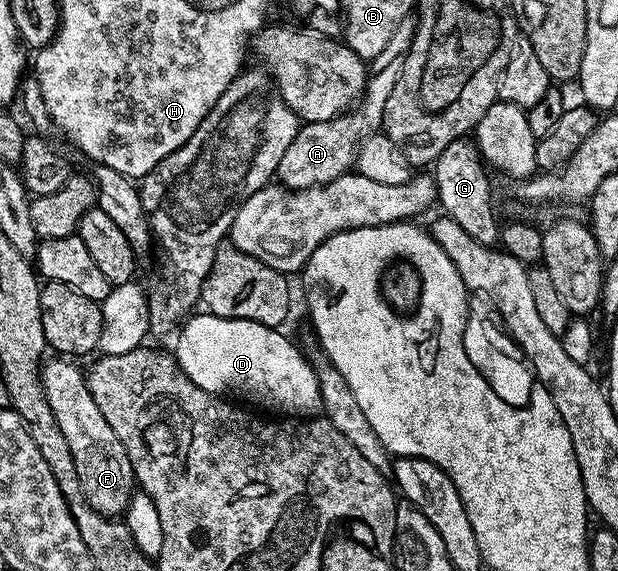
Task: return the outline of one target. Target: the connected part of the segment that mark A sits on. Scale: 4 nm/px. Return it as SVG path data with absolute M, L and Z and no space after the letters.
M407 18L399 25L399 29L395 29L395 33L391 33L391 41L387 41L383 53L379 53L379 57L368 64L365 94L356 106L343 115L336 115L331 121L305 123L298 130L295 141L291 141L287 153L283 153L283 161L279 161L277 166L275 179L280 186L290 191L302 191L335 181L335 177L340 175L350 174L363 141L382 130L387 97L391 97L391 89L395 89L395 81L399 81L403 61L411 49L414 30L414 20Z

